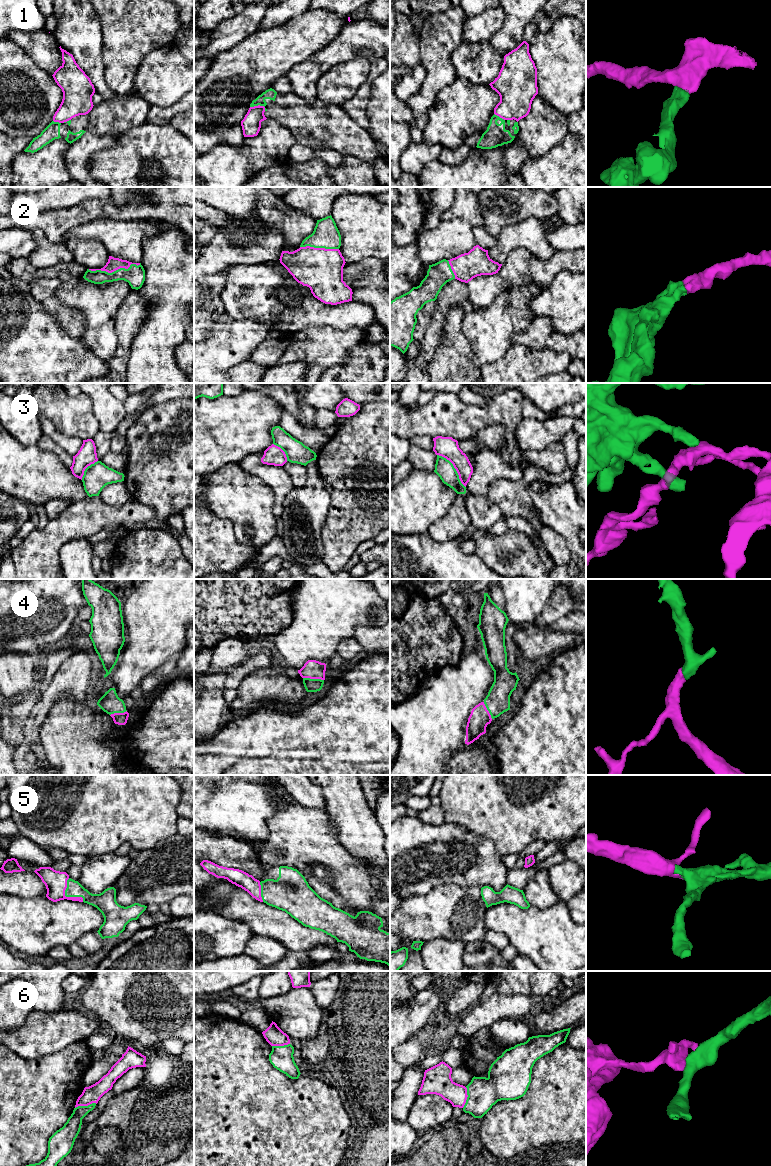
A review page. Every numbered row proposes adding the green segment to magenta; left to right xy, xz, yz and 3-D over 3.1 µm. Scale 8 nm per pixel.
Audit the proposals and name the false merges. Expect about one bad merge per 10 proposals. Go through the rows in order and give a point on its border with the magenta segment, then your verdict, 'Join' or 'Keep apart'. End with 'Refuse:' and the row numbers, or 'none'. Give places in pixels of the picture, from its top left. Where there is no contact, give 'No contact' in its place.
1: Touches magenta at xz (259, 105). Keep apart
2: Touches magenta at xy (114, 270). Join
3: Touches magenta at yz (454, 467). Keep apart
4: Touches magenta at xz (313, 678). Join
5: Touches magenta at xy (67, 897). Join
6: Touches magenta at xy (85, 1105). Keep apart
Refuse: 1, 3, 6

